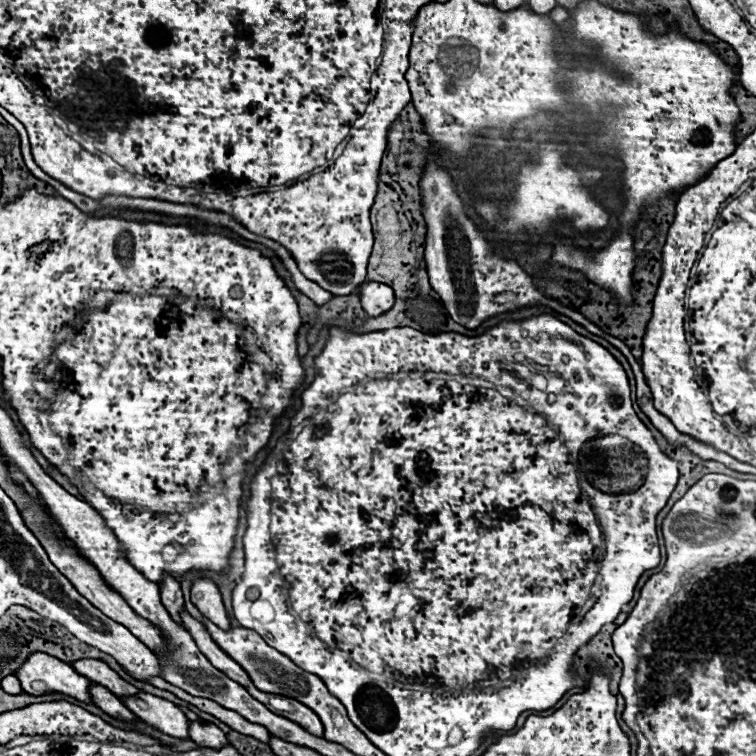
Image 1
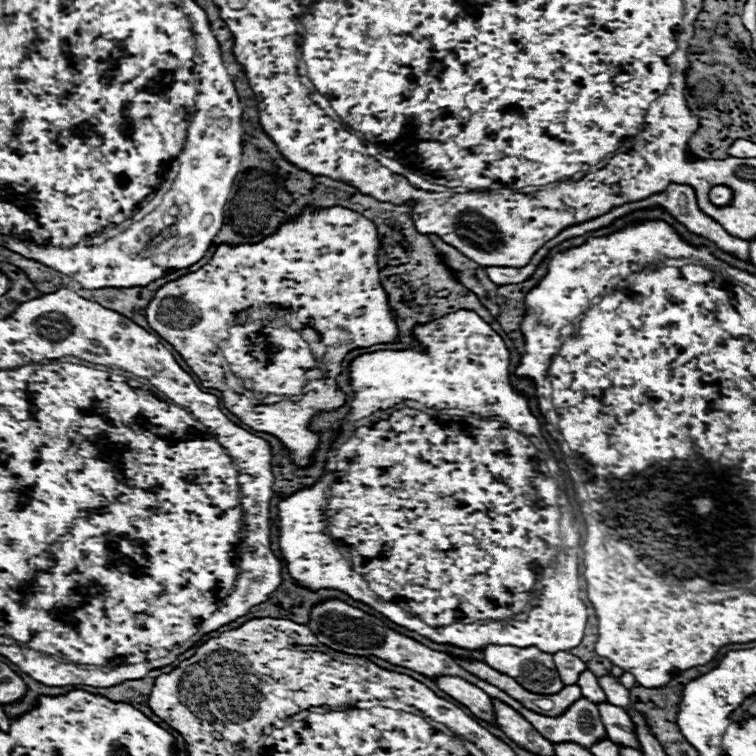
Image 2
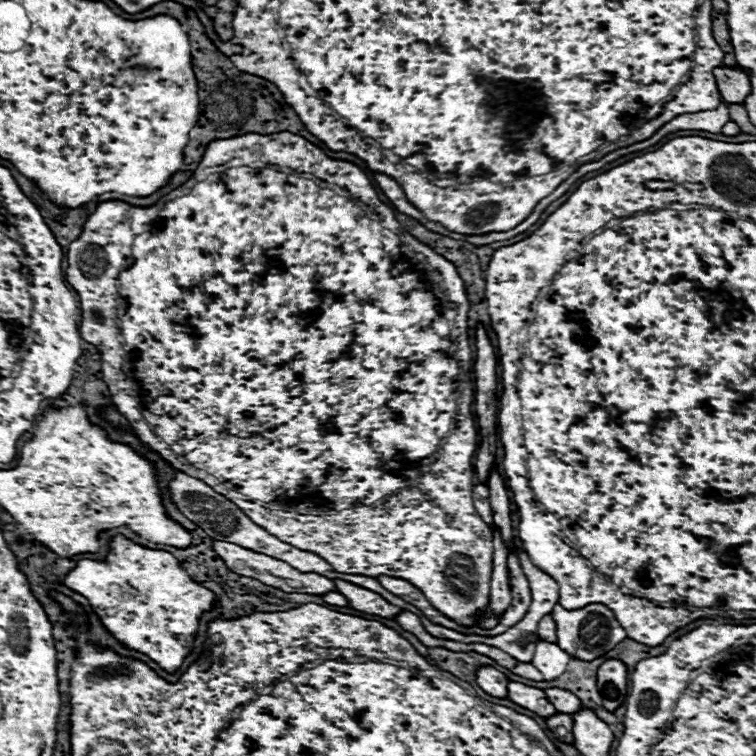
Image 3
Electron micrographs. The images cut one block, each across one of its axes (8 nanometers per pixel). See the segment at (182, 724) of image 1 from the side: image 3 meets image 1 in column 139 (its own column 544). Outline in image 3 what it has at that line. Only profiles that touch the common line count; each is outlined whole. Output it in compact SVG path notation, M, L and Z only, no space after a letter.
M510 680L508 682L508 698L512 702L516 702L518 706L536 712L542 718L556 714L556 708L550 704L550 700L546 698L546 694L540 688L532 688L532 686Z

